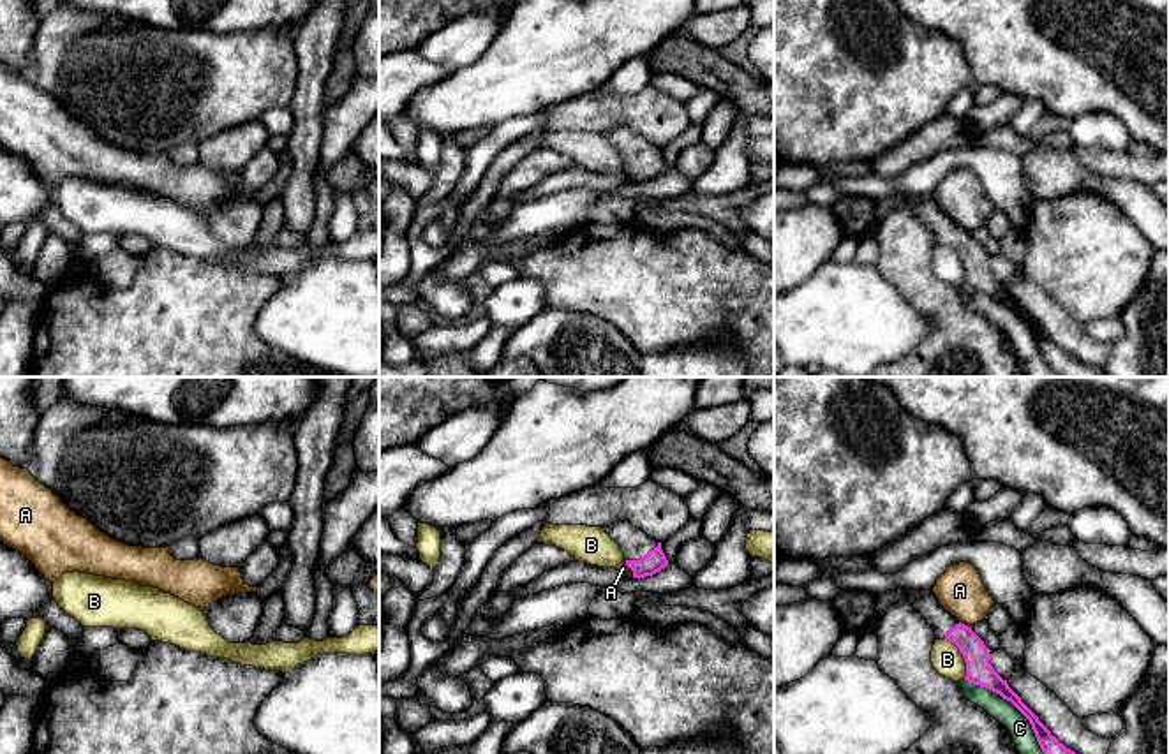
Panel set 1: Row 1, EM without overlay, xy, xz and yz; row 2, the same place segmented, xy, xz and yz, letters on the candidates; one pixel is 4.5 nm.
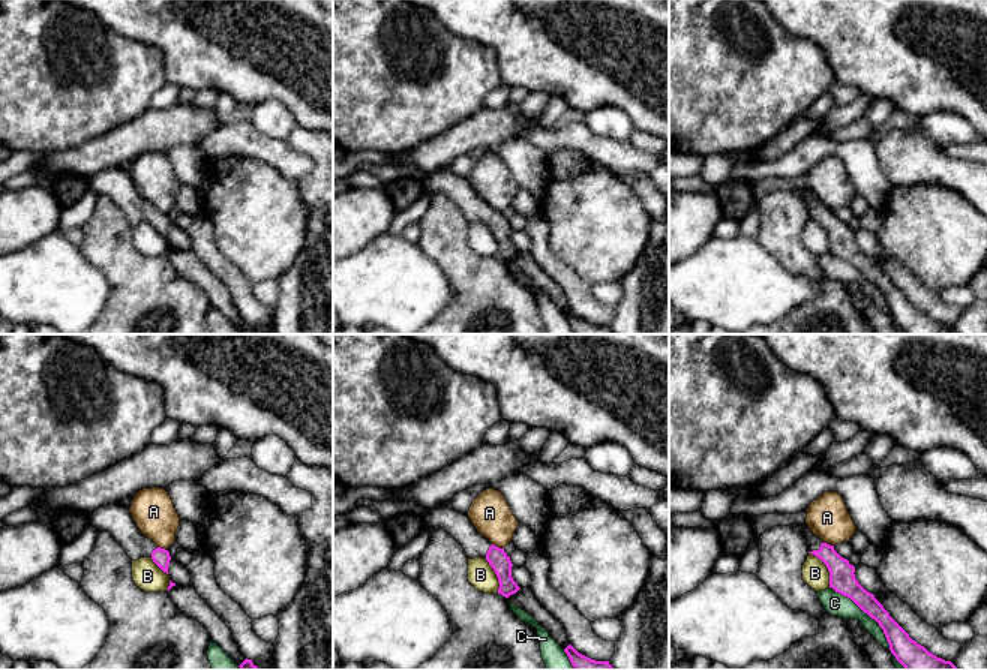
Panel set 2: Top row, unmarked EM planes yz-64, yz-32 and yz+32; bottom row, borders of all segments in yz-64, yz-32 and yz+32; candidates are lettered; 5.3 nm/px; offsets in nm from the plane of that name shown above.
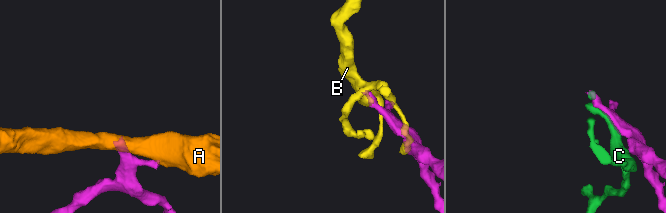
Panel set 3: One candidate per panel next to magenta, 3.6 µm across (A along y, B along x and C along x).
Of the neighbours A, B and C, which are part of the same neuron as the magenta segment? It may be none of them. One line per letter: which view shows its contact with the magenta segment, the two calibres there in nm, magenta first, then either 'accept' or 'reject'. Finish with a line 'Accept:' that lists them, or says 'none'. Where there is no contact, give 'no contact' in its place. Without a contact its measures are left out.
A: contact in yz; calibres 130 and 220 nm; reject
B: contact in yz; calibres 130 and 140 nm; reject
C: contact in yz; calibres 110 and 110 nm; reject
Accept: none

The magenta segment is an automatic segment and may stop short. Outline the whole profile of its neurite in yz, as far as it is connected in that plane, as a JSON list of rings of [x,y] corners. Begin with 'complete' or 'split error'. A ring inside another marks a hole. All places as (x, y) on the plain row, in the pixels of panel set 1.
split error; [[[905,194],[908,208],[927,225],[936,245],[952,247],[964,262],[964,285],[973,291],[986,292],[1003,305],[1010,307],[1031,329],[1037,347],[1054,372],[1056,377],[1109,377],[1104,368],[1081,363],[1074,356],[1058,347],[1056,342],[1039,326],[1039,322],[1021,307],[1021,303],[1009,292],[989,268],[989,254],[956,222],[945,217],[936,201],[929,196]]]

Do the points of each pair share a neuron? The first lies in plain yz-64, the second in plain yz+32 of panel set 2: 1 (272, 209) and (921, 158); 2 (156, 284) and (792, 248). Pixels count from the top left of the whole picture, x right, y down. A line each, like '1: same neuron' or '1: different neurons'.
1: different neurons
2: same neuron

